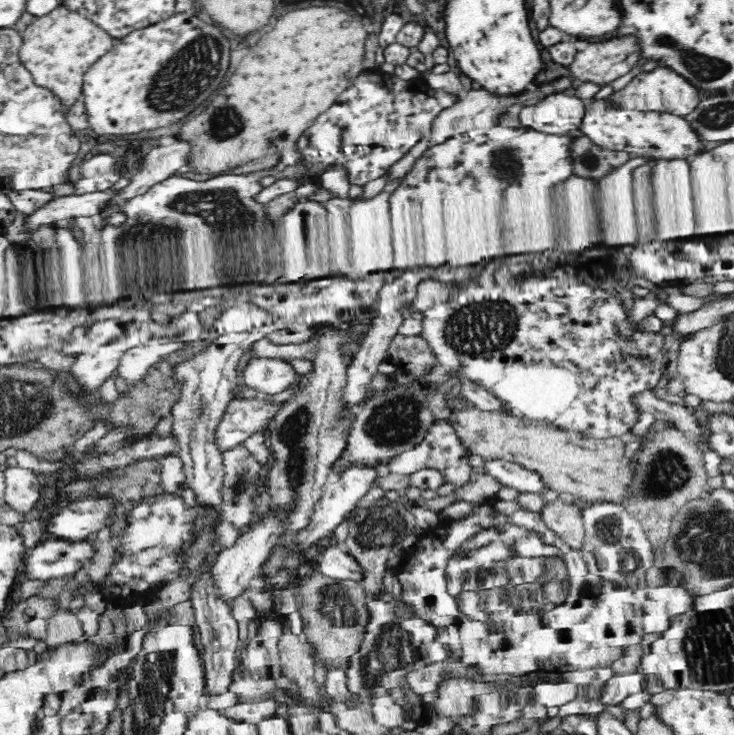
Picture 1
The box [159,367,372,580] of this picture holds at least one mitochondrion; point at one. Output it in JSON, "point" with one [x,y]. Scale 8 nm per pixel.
{"point":[294,430]}

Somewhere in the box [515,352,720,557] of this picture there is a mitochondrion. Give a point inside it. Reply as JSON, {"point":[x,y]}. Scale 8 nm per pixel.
{"point":[666,473]}

